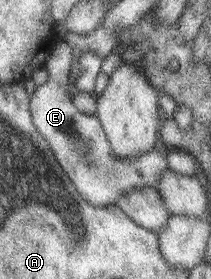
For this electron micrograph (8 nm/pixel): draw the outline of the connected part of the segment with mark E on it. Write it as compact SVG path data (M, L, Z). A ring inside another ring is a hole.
M59 42L55 44L55 48L49 52L45 58L43 67L47 72L47 80L39 85L35 85L35 89L29 94L29 112L31 122L37 129L37 132L45 139L55 161L61 167L61 170L67 175L79 196L90 206L97 208L115 205L121 196L125 196L131 190L139 190L139 188L157 186L157 180L161 176L163 170L167 170L166 151L161 151L159 145L141 155L135 155L131 159L117 159L109 147L109 141L105 138L101 125L95 115L85 115L76 109L71 100L73 91L70 88L71 78L74 72L75 58L71 54L71 50L67 48L67 44Z

